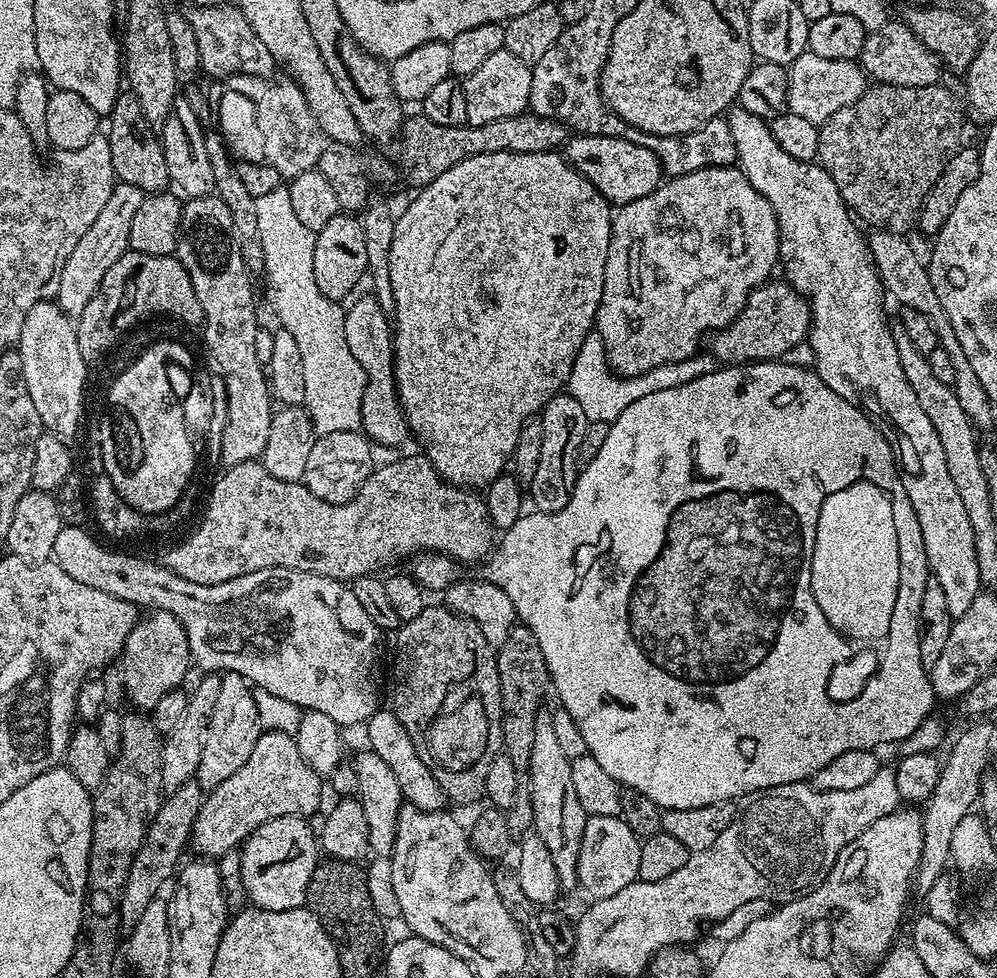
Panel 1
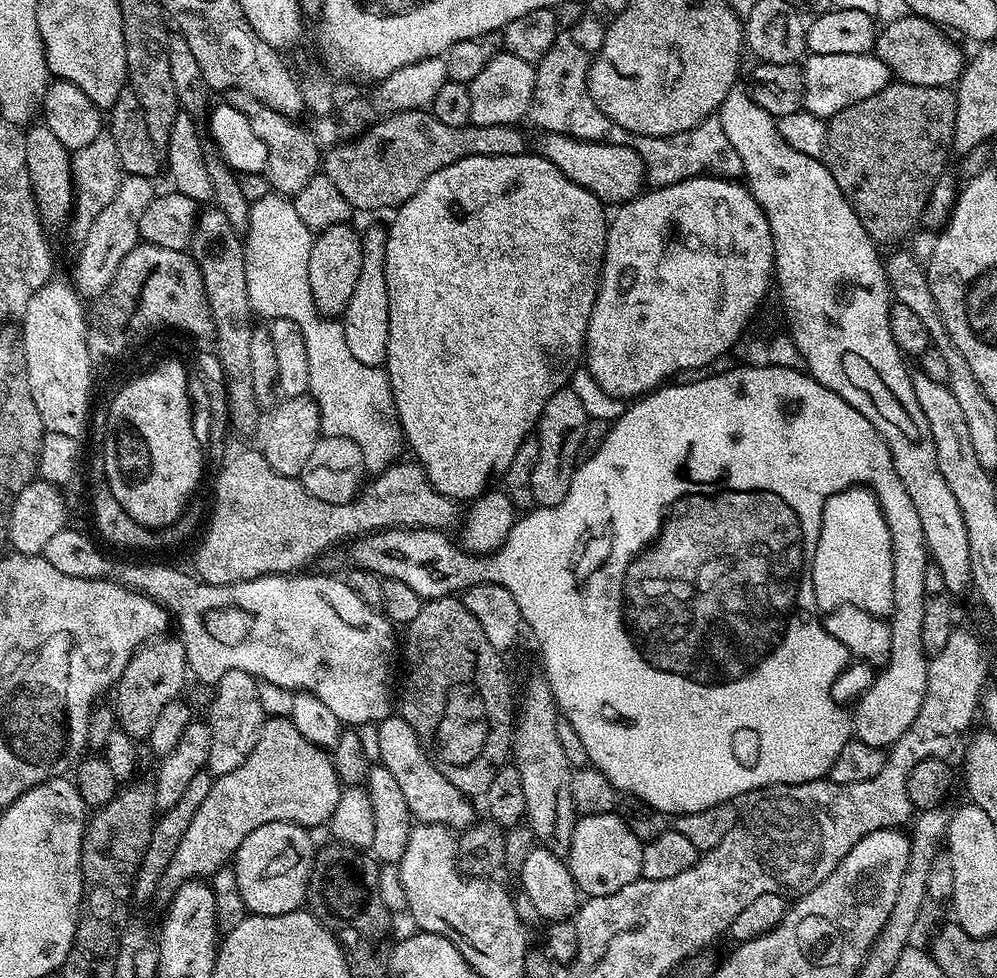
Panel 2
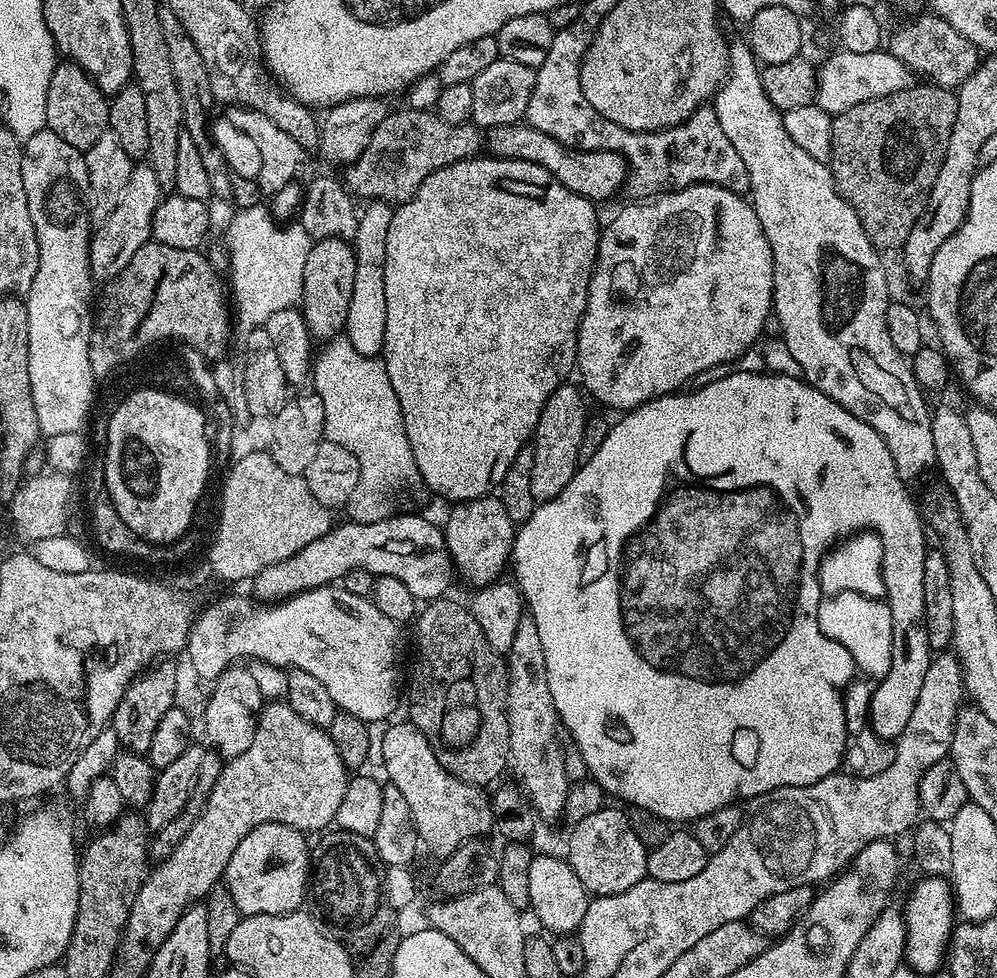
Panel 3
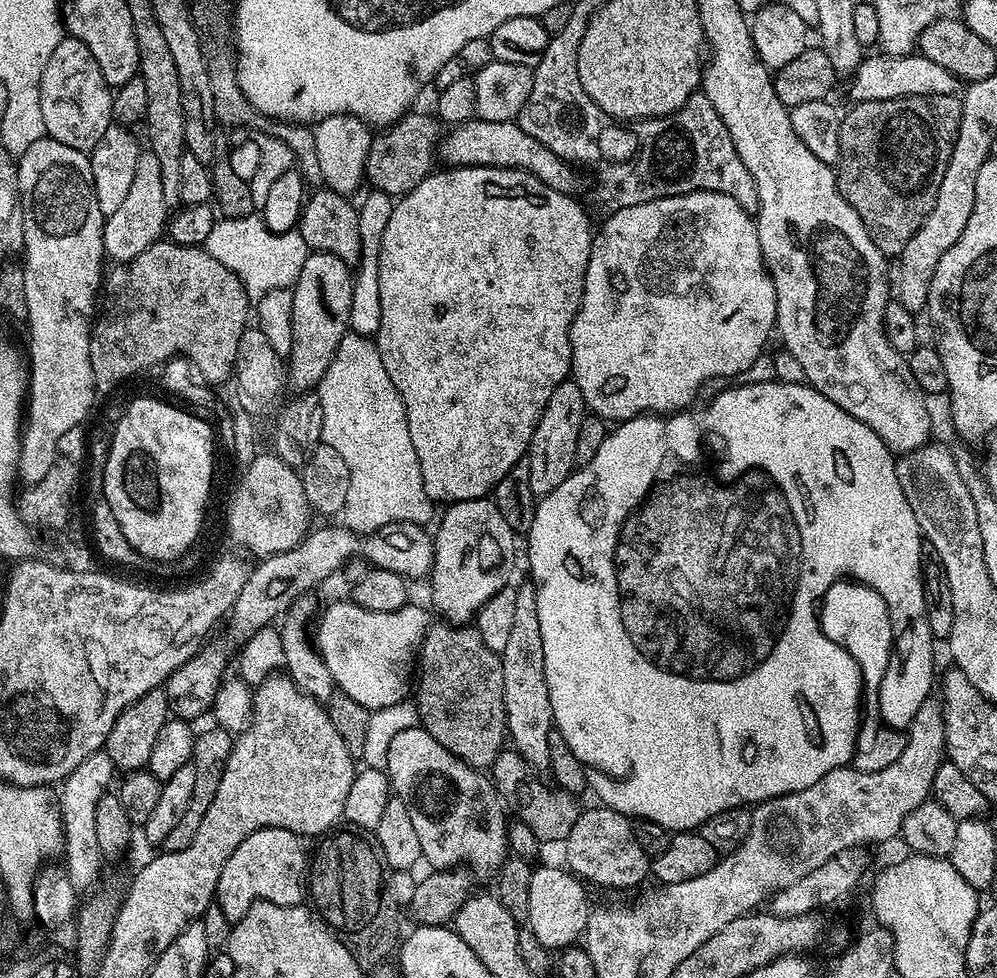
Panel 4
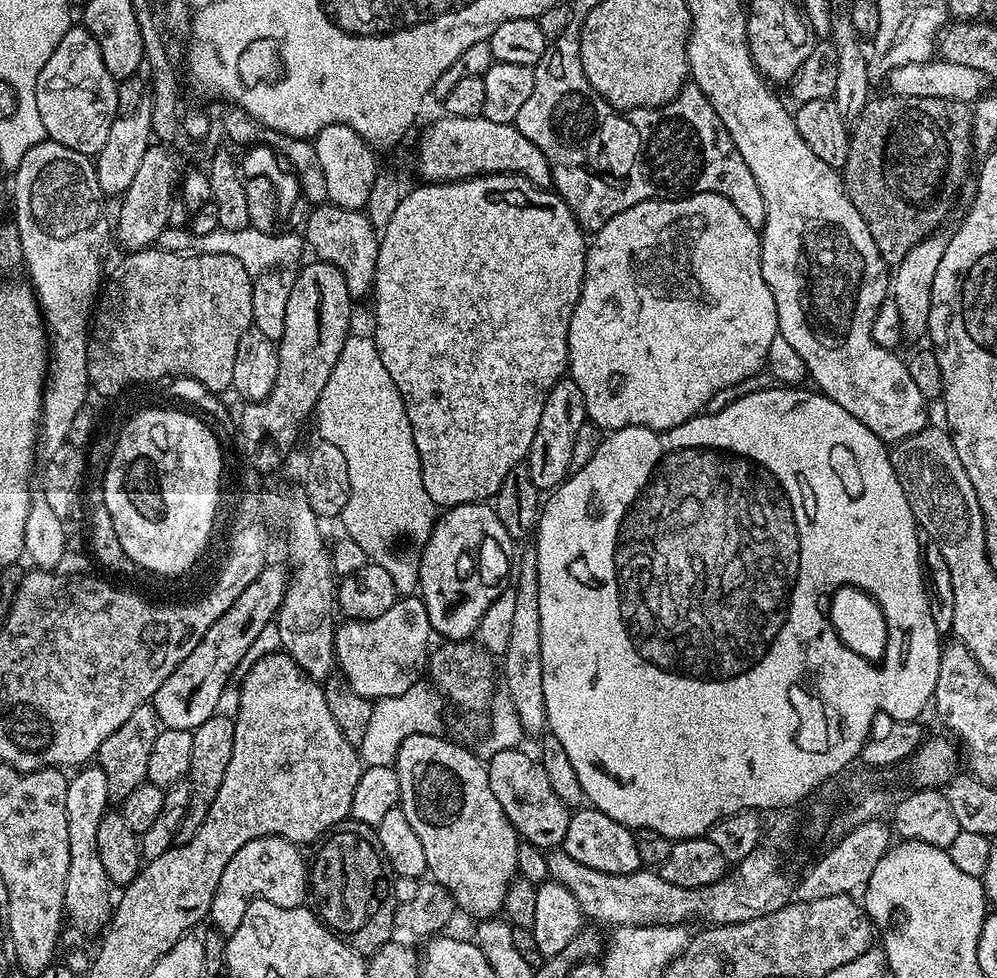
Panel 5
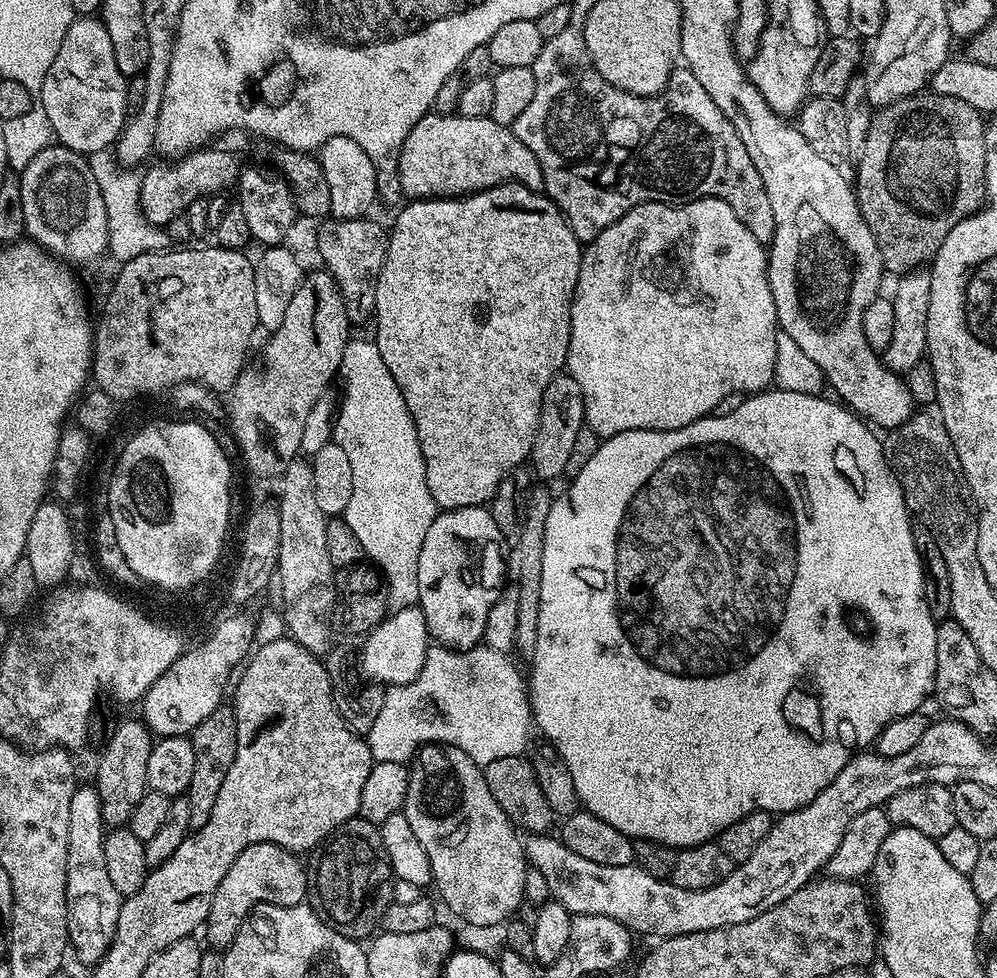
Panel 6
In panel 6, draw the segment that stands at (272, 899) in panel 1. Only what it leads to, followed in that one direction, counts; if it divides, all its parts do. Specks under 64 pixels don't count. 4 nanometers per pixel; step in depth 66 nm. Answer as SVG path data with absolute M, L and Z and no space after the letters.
M277 844L246 846L246 850L234 858L234 866L226 870L226 878L218 882L218 890L214 890L214 898L208 907L208 918L202 928L212 943L209 945L216 950L227 949L238 934L242 922L257 904L277 904L289 908L305 903L304 895L310 892L310 876L304 873L300 860L297 853L288 852Z

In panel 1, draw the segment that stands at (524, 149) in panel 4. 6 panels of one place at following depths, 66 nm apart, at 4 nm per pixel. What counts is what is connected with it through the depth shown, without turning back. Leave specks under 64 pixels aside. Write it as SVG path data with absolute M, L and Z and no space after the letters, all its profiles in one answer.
M569 135L562 145L568 165L582 174L613 206L623 206L650 194L662 183L662 169L654 150L626 142L626 138Z

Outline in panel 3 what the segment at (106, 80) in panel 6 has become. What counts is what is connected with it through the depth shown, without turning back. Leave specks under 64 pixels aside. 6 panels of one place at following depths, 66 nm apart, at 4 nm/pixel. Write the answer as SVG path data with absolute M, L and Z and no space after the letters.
M71 62L59 63L47 90L45 125L80 151L87 151L106 130L108 100L80 67Z

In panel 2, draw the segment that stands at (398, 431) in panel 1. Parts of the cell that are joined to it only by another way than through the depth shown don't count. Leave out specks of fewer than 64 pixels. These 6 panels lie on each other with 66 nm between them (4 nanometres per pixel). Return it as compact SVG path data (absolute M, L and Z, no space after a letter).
M387 227L363 229L360 245L362 246L362 270L358 274L358 283L354 286L354 294L350 294L350 302L342 313L342 323L346 334L346 346L350 346L350 354L358 358L358 362L366 362L366 366L378 368L388 357L390 342L390 298L386 290L386 258Z

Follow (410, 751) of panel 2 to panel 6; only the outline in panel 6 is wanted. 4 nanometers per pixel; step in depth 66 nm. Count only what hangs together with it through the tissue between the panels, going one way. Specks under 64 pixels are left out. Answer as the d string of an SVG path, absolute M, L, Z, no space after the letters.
M448 744L423 745L410 761L406 802L402 811L418 842L422 842L426 849L426 858L430 858L434 888L440 891L445 906L458 919L476 928L492 928L495 924L503 925L525 903L524 883L530 865L524 855L524 840L495 801L487 785L484 768L477 765L469 754Z

